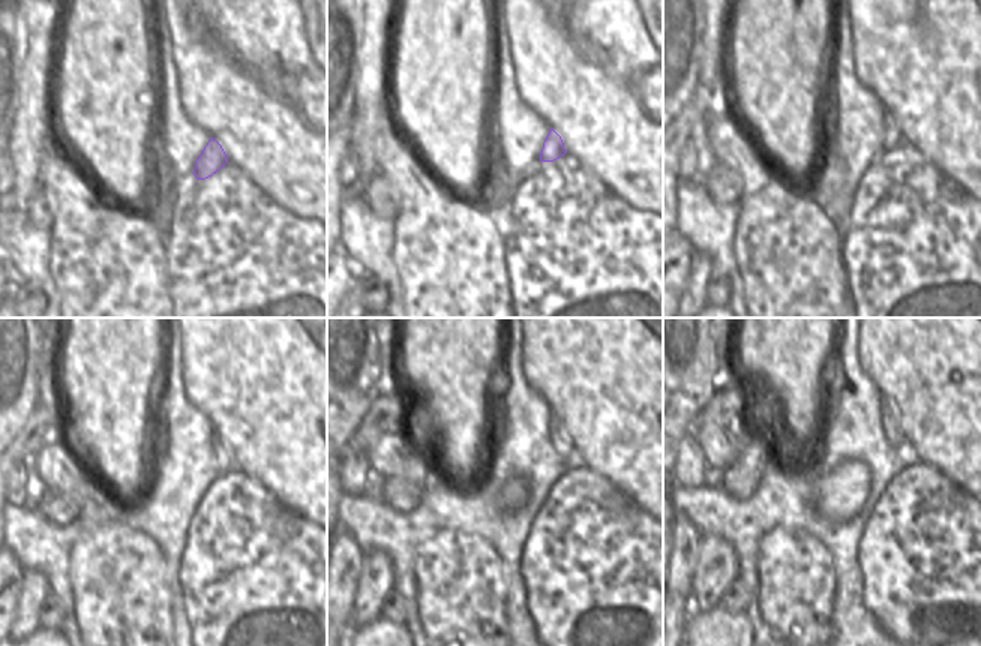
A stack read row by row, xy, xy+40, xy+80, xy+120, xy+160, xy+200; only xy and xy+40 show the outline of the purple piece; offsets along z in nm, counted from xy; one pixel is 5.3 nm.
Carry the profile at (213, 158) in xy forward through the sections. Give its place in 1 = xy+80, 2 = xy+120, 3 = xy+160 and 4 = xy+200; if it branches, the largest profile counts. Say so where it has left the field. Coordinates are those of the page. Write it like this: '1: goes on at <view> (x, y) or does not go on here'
1: goes on at xy+80 (893, 138)
2: goes on at xy+120 (224, 457)
3: goes on at xy+160 (561, 441)
4: goes on at xy+200 (891, 426)

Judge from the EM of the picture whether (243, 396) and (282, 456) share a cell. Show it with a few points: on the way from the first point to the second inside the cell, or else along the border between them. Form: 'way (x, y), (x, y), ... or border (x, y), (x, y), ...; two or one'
way (258, 411), (282, 435), (282, 441); one

